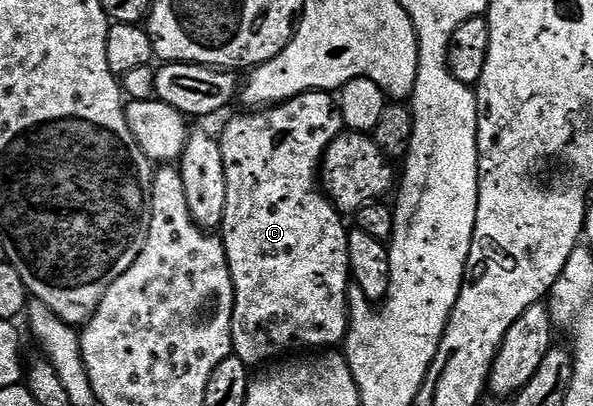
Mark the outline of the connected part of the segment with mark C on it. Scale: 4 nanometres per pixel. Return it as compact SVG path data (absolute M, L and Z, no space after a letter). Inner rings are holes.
M310 90L310 92L309 92L309 93L308 93L308 94L299 94L299 95L297 95L297 97L295 97L295 98L290 98L290 99L289 99L289 101L287 101L287 102L281 102L281 103L279 103L279 105L278 105L278 106L272 106L272 107L270 107L270 108L263 108L263 109L260 109L260 110L259 110L259 111L258 111L258 112L251 112L251 113L248 113L248 114L251 114L251 115L249 115L249 116L248 116L248 118L235 118L235 119L233 119L233 120L232 120L232 122L231 122L231 123L229 123L229 124L228 124L228 126L227 126L227 127L225 127L225 128L224 128L224 130L223 130L223 134L222 134L222 133L221 133L221 137L220 137L220 138L219 138L219 147L220 147L220 148L221 148L221 156L222 156L222 157L223 157L223 163L224 163L224 164L225 164L225 184L226 184L226 185L227 185L227 195L226 195L226 196L225 196L225 216L224 216L224 217L223 217L223 224L222 224L222 227L221 227L221 237L222 237L222 239L223 239L223 247L224 247L224 248L225 248L225 252L226 252L226 253L227 253L227 259L228 259L228 260L229 260L229 272L230 272L230 273L231 273L231 275L232 275L232 276L233 276L233 288L234 288L234 289L235 289L235 307L234 307L234 308L233 308L233 320L232 320L232 321L231 321L231 345L232 345L232 347L233 347L233 354L234 354L234 357L237 357L237 358L239 358L239 359L241 359L241 360L242 360L242 361L243 361L243 363L244 363L244 364L245 364L245 365L247 365L247 367L249 367L249 368L255 368L255 366L259 366L259 365L260 365L260 366L259 366L259 367L262 367L262 366L263 366L263 365L264 365L264 364L267 364L267 363L270 363L270 362L271 362L271 361L272 361L272 360L275 360L275 359L278 359L278 358L279 358L279 357L280 357L280 356L283 356L283 355L279 355L279 356L278 356L278 354L283 354L283 353L285 353L285 352L286 352L286 350L295 350L295 351L291 351L291 352L319 352L319 351L322 351L322 350L323 350L323 349L324 349L324 348L335 348L335 347L338 347L338 346L335 346L335 345L337 345L337 344L338 344L338 342L339 342L339 345L340 345L340 343L342 343L342 342L343 342L343 341L344 341L344 339L346 339L346 336L347 336L347 331L348 331L348 291L349 291L349 283L350 283L350 282L351 282L351 281L352 281L352 276L351 276L351 265L350 265L350 264L349 264L349 244L348 244L348 243L347 243L347 236L348 236L348 233L349 233L349 230L348 230L348 227L346 227L346 228L345 228L345 227L343 227L343 222L342 222L342 220L343 220L343 221L344 221L344 219L343 219L343 218L342 218L342 217L341 217L341 214L340 214L340 211L338 211L338 210L336 210L336 209L335 209L335 207L334 207L334 206L332 206L332 204L331 204L331 200L330 200L330 198L328 198L328 197L327 197L327 195L326 195L326 194L324 194L324 193L323 193L323 191L322 191L322 189L319 189L319 188L317 188L317 179L318 179L318 178L319 178L319 177L320 177L320 174L321 174L321 167L322 167L322 164L323 164L323 154L324 154L324 153L325 153L325 151L327 151L327 149L328 149L328 148L329 148L329 144L333 144L333 140L334 140L334 139L335 139L335 138L338 138L338 137L339 137L339 135L340 135L340 134L342 134L342 133L344 133L344 130L345 130L345 127L344 127L344 125L343 125L343 117L342 117L342 116L341 116L341 112L340 112L340 111L339 111L339 107L338 107L338 105L337 105L337 102L336 102L336 99L335 99L335 98L334 98L334 97L332 97L332 95L331 95L331 94L330 94L330 93L328 93L328 91L326 91L326 90Z

